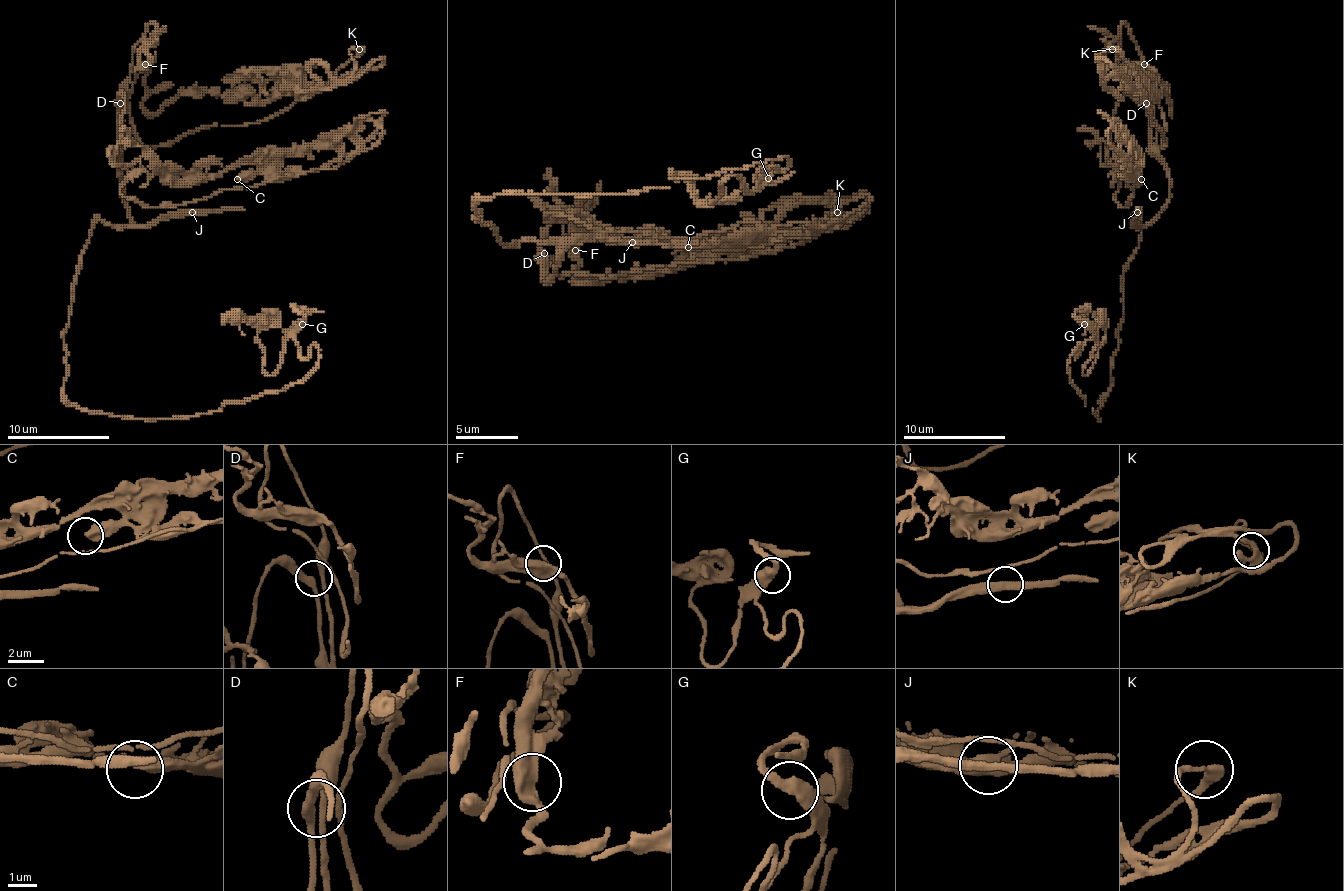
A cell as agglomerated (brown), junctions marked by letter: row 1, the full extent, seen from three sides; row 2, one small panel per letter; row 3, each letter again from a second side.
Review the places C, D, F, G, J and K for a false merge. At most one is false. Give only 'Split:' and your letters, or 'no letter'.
Split: no letter

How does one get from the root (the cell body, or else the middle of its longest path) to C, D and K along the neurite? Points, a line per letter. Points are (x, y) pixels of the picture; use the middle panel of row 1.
C: (507, 244), (550, 241), (547, 281), (550, 216), (538, 206), (563, 206), (625, 241), (713, 244), (688, 247)
D: (507, 244), (513, 247), (519, 241), (550, 241), (557, 247), (557, 272), (547, 281), (544, 253)
K: (507, 244), (550, 241), (547, 281), (566, 244), (572, 281), (610, 281), (804, 244), (838, 213)

